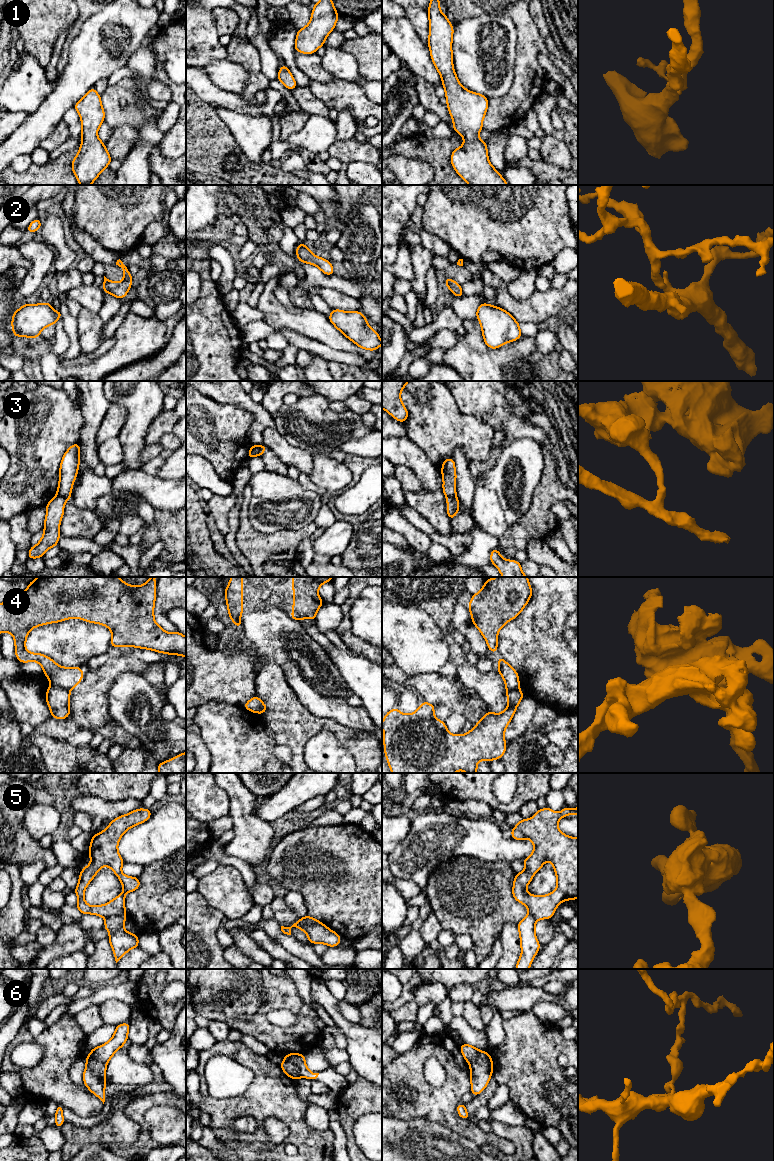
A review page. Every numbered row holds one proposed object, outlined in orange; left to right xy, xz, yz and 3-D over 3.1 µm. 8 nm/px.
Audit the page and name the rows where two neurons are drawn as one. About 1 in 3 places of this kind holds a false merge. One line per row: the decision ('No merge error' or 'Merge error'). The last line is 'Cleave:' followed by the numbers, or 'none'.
1: No merge error
2: No merge error
3: Merge error
4: Merge error
5: Merge error
6: Merge error
Cleave: 3, 4, 5, 6

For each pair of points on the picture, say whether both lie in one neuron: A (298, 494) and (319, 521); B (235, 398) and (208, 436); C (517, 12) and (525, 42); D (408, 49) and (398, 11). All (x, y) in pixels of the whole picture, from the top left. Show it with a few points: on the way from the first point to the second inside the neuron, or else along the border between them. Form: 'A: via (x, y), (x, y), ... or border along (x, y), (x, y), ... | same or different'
A: border along (322, 505), (313, 521) | different
B: border along (208, 397), (220, 403), (235, 404), (251, 416) | different
C: via (522, 19), (525, 24), (525, 35) | same
D: border along (404, 16), (392, 18) | different

